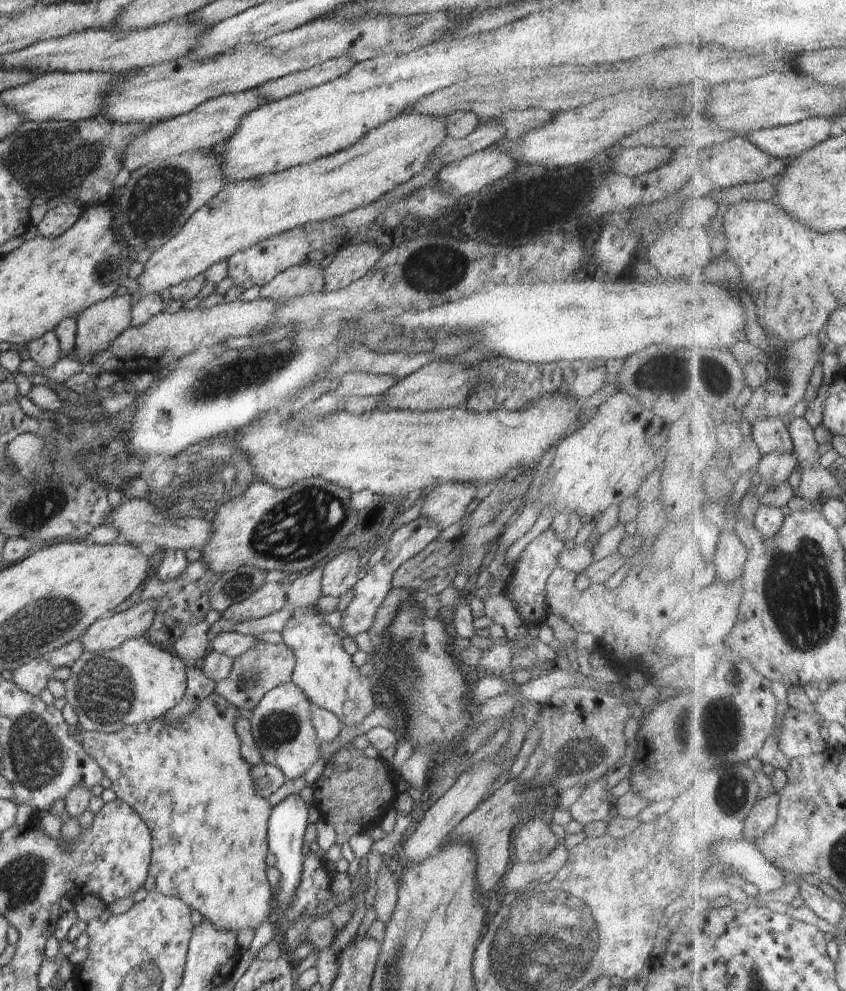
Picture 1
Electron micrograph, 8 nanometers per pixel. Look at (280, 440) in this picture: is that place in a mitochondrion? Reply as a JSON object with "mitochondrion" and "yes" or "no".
{"mitochondrion":"no"}

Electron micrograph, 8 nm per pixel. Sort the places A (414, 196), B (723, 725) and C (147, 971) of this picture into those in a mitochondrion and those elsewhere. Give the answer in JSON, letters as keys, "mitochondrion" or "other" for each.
{"A":"other","B":"mitochondrion","C":"mitochondrion"}

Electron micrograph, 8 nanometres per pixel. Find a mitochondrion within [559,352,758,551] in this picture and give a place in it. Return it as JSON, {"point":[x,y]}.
{"point":[666,376]}

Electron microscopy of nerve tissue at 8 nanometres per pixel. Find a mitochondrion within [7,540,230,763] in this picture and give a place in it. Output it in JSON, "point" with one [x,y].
{"point":[108,690]}

